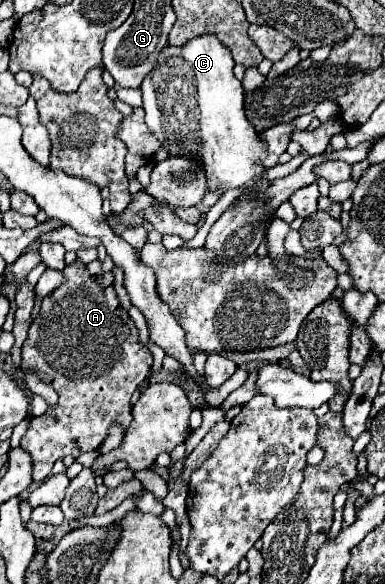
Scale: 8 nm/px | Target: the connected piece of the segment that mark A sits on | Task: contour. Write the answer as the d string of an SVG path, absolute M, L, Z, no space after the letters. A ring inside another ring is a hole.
M79 260L67 264L63 274L65 282L57 290L53 290L53 294L47 294L43 298L41 310L33 318L29 336L23 344L23 368L35 370L43 380L51 382L51 386L59 392L59 404L55 408L49 408L47 414L31 418L31 426L27 434L21 438L21 448L33 460L35 482L47 480L57 460L65 456L79 458L89 450L97 450L103 444L107 430L113 422L119 422L123 428L127 428L133 420L131 416L133 392L147 378L153 364L149 348L139 342L137 326L117 300L117 294L113 290L113 274L107 272L101 278L93 278L87 272L87 266L81 264Z

